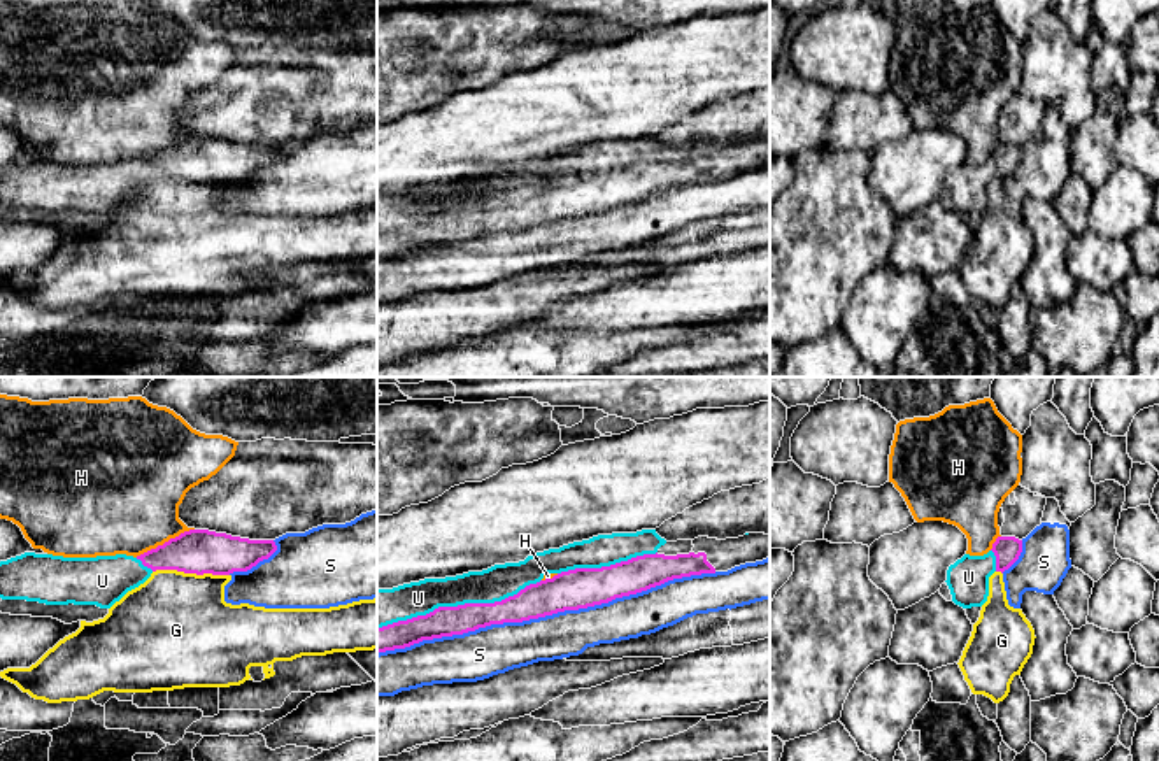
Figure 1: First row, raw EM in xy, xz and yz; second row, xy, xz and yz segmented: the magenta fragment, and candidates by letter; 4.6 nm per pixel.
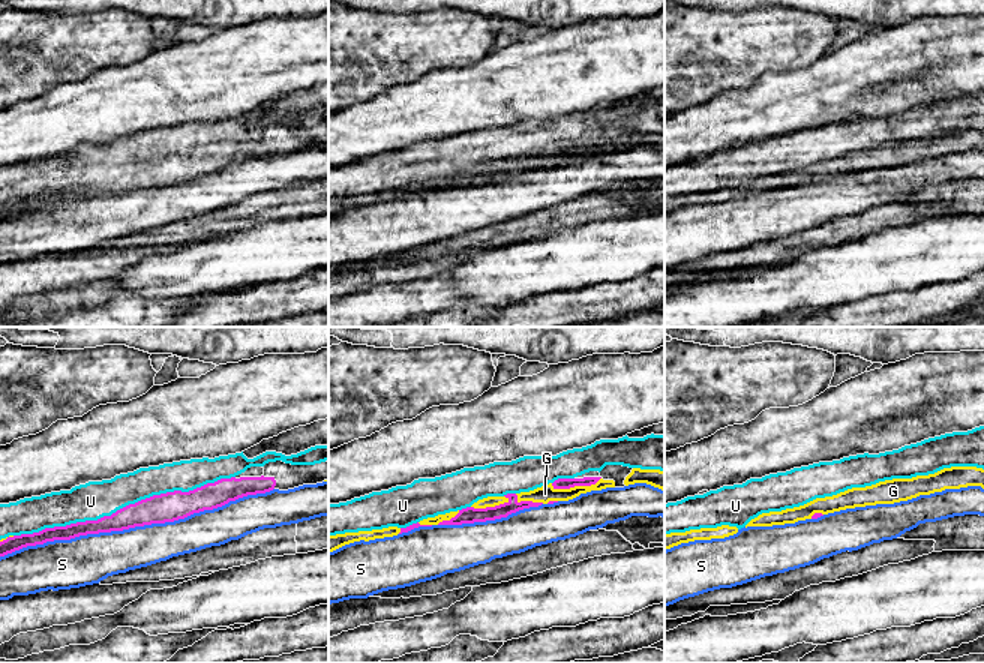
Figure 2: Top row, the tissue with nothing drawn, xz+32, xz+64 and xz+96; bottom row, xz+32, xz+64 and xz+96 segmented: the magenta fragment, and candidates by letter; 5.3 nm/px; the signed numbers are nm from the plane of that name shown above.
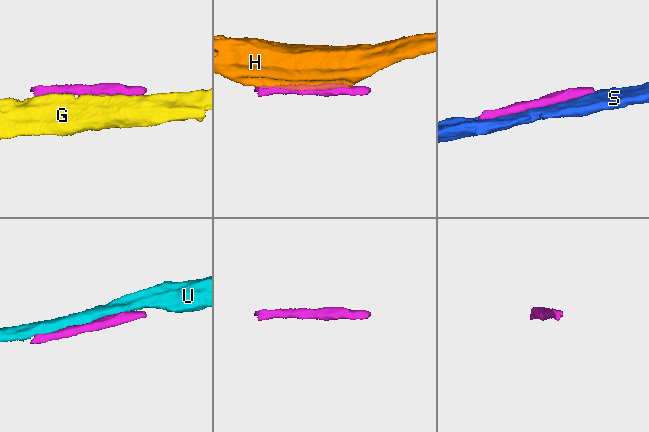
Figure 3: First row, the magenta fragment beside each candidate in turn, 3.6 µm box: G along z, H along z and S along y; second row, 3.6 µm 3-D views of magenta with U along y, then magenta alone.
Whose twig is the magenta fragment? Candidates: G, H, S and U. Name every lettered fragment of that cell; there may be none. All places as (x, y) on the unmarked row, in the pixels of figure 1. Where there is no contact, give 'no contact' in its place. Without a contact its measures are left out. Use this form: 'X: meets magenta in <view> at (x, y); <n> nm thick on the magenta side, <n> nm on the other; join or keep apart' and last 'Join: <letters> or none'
G: meets magenta in xy at (191, 179); 200 nm thick on the magenta side, 480 nm on the other; keep apart
H: meets magenta in xy at (165, 149); 200 nm thick on the magenta side, 460 nm on the other; keep apart
S: meets magenta in xz at (546, 221); 190 nm thick on the magenta side, 220 nm on the other; keep apart
U: meets magenta in xz at (458, 213); 140 nm thick on the magenta side, 160 nm on the other; join
Join: U

